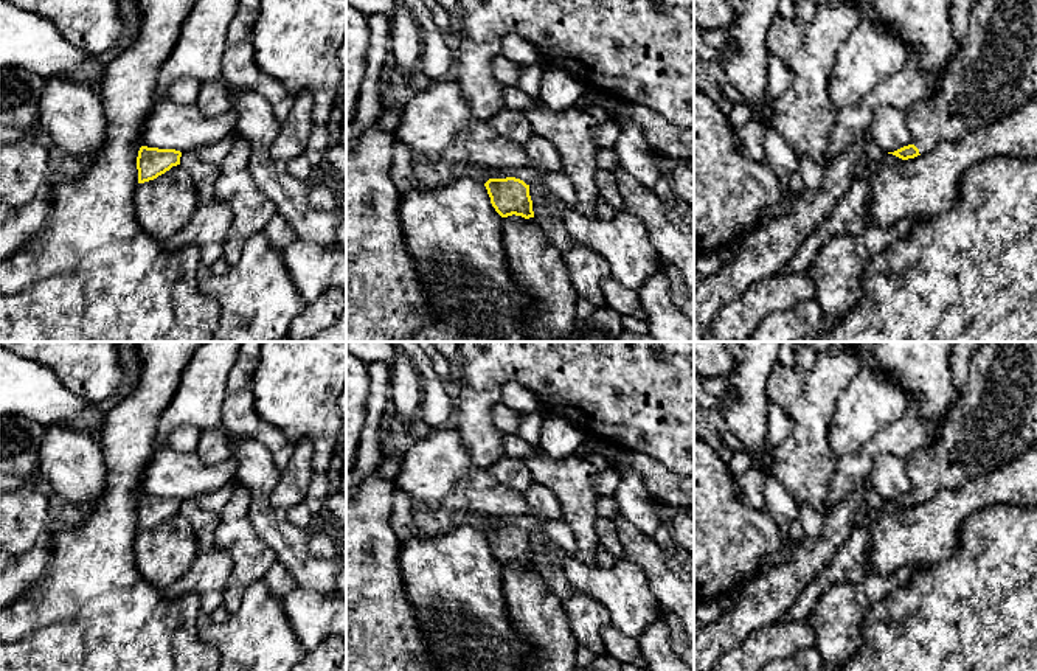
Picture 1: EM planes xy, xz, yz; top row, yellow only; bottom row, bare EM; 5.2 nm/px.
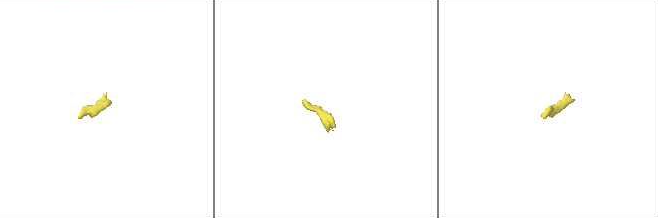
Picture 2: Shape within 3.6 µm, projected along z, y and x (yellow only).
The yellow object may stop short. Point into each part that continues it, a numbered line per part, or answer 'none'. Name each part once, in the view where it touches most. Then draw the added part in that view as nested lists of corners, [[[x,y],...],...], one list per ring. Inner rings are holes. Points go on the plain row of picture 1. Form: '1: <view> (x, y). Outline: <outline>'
1: yz (995, 420). Outline: [[[984,342],[973,353],[969,362],[969,376],[966,381],[966,388],[958,398],[958,404],[950,410],[950,413],[939,426],[936,436],[905,458],[905,466],[911,483],[911,492],[919,497],[919,502],[925,502],[935,497],[942,489],[956,489],[973,478],[1000,469],[1001,466],[1026,454],[1034,444],[1037,444],[1037,342]]]

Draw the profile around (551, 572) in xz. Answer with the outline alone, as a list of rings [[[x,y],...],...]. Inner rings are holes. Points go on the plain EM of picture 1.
[[[537,530],[529,533],[529,544],[532,548],[532,559],[534,559],[534,567],[537,570],[537,573],[548,584],[550,590],[562,603],[565,603],[571,596],[573,589],[568,584],[568,581],[565,579],[562,567],[557,562],[548,559],[545,550],[550,542],[551,541]]]

